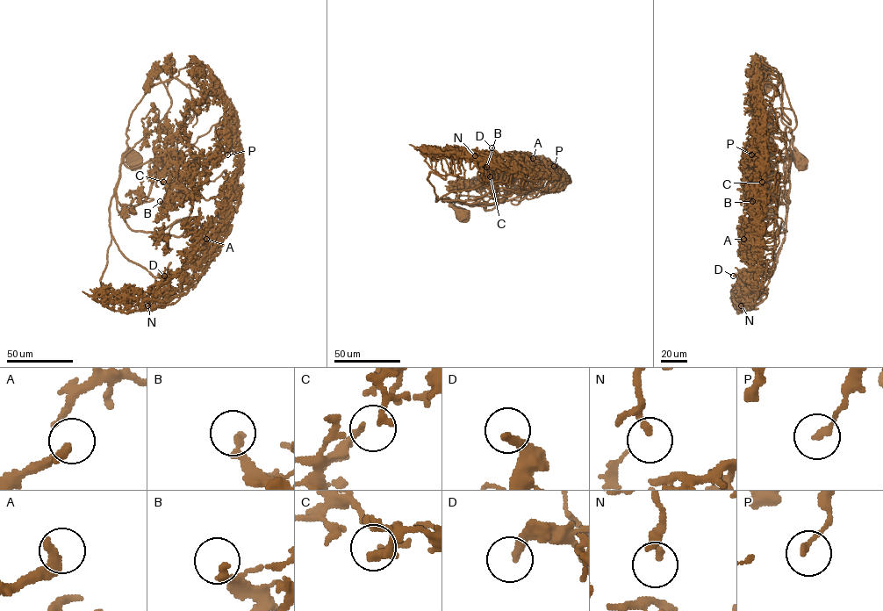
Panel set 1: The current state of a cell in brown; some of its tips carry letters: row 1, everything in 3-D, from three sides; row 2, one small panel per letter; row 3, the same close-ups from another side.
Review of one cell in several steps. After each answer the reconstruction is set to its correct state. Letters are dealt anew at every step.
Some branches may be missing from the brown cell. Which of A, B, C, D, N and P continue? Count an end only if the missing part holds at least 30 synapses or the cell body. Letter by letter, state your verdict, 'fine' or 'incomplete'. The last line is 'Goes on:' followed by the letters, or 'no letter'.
A: fine
B: fine
C: fine
D: fine
N: fine
P: fine
Goes on: no letter

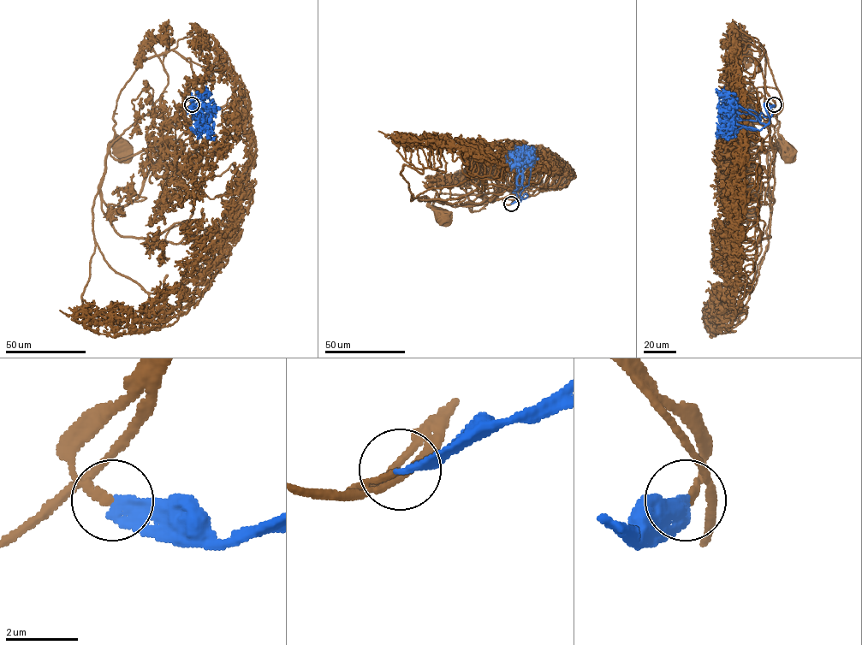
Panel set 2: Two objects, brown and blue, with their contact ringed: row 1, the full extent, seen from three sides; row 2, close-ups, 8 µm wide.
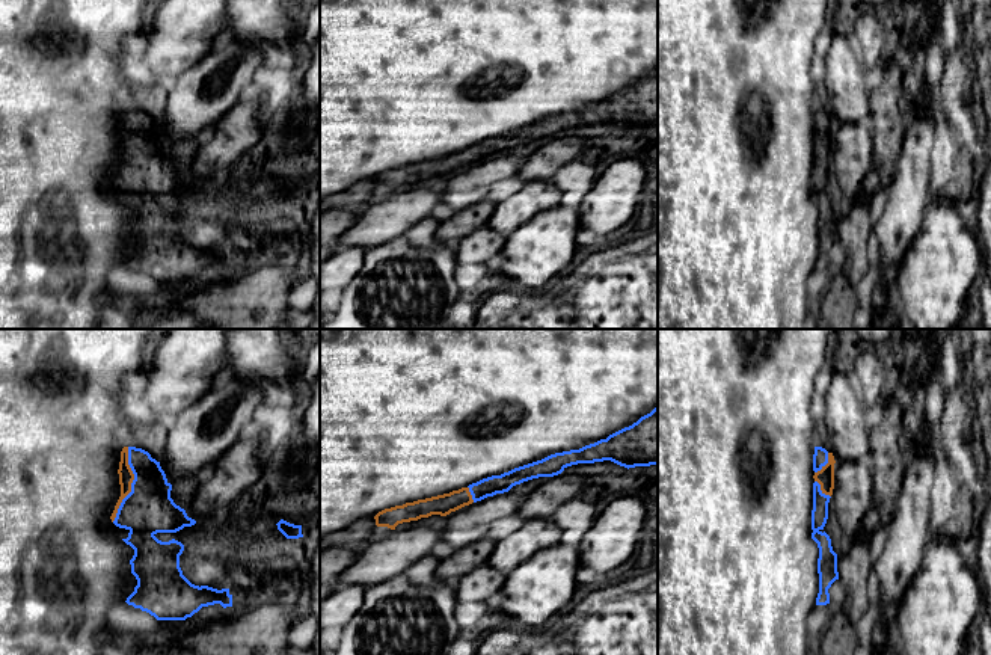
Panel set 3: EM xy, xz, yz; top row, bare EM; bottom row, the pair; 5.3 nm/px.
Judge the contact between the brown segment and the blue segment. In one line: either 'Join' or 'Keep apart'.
Join

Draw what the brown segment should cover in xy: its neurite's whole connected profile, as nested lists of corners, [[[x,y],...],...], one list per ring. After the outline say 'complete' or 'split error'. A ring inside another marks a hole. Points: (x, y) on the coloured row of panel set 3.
[[[124,447],[119,462],[121,497],[110,516],[112,522],[130,531],[176,533],[196,524],[170,498],[160,462],[142,448]]]; split error

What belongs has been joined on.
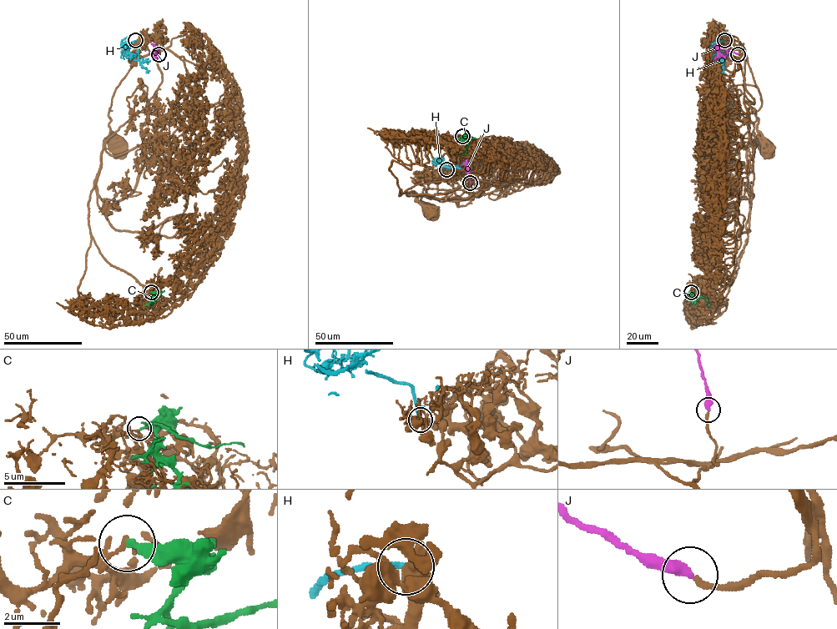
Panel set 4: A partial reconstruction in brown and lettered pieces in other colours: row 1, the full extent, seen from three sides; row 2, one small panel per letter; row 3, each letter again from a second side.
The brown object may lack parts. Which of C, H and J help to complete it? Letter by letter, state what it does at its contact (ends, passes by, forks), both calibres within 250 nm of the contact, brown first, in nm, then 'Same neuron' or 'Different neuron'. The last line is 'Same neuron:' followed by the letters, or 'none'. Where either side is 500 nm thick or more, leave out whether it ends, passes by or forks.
C: It ends there. Thickness 110 nm (brown) against 240 nm. Different neuron
H: It ends there. Thickness 440 nm (brown) against 260 nm. Different neuron
J: It ends there. Thickness 200 nm (brown) against 440 nm. Same neuron
Same neuron: J

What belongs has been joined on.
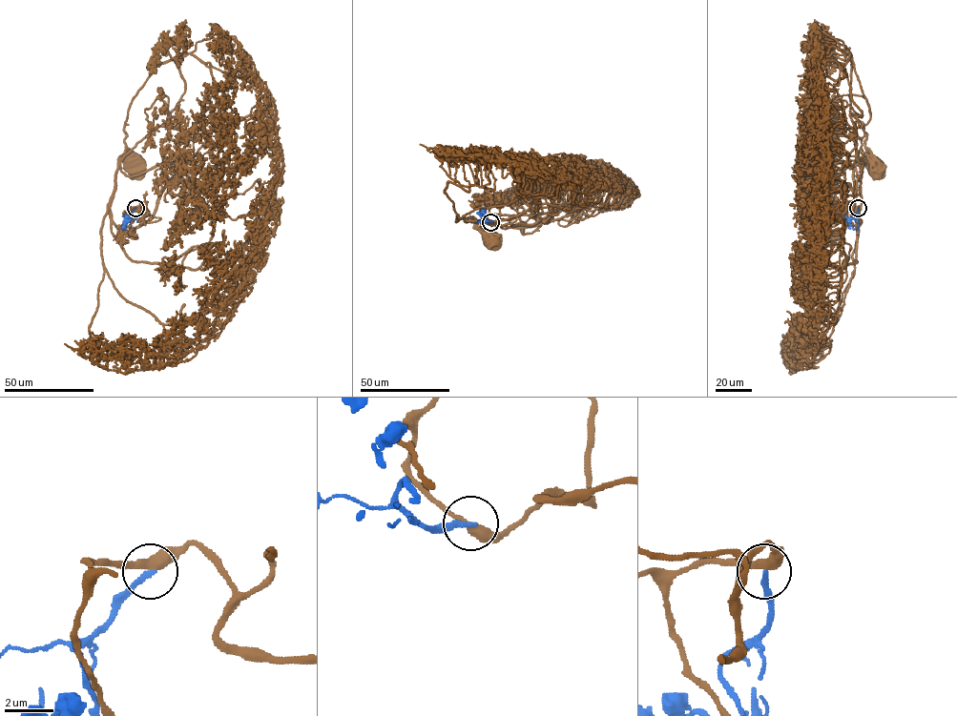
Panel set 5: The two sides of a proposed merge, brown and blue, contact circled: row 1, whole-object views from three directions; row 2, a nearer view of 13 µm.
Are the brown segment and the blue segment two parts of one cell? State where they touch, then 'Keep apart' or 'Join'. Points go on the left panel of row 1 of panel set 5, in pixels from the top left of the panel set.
Place: (135, 208). Keep apart

